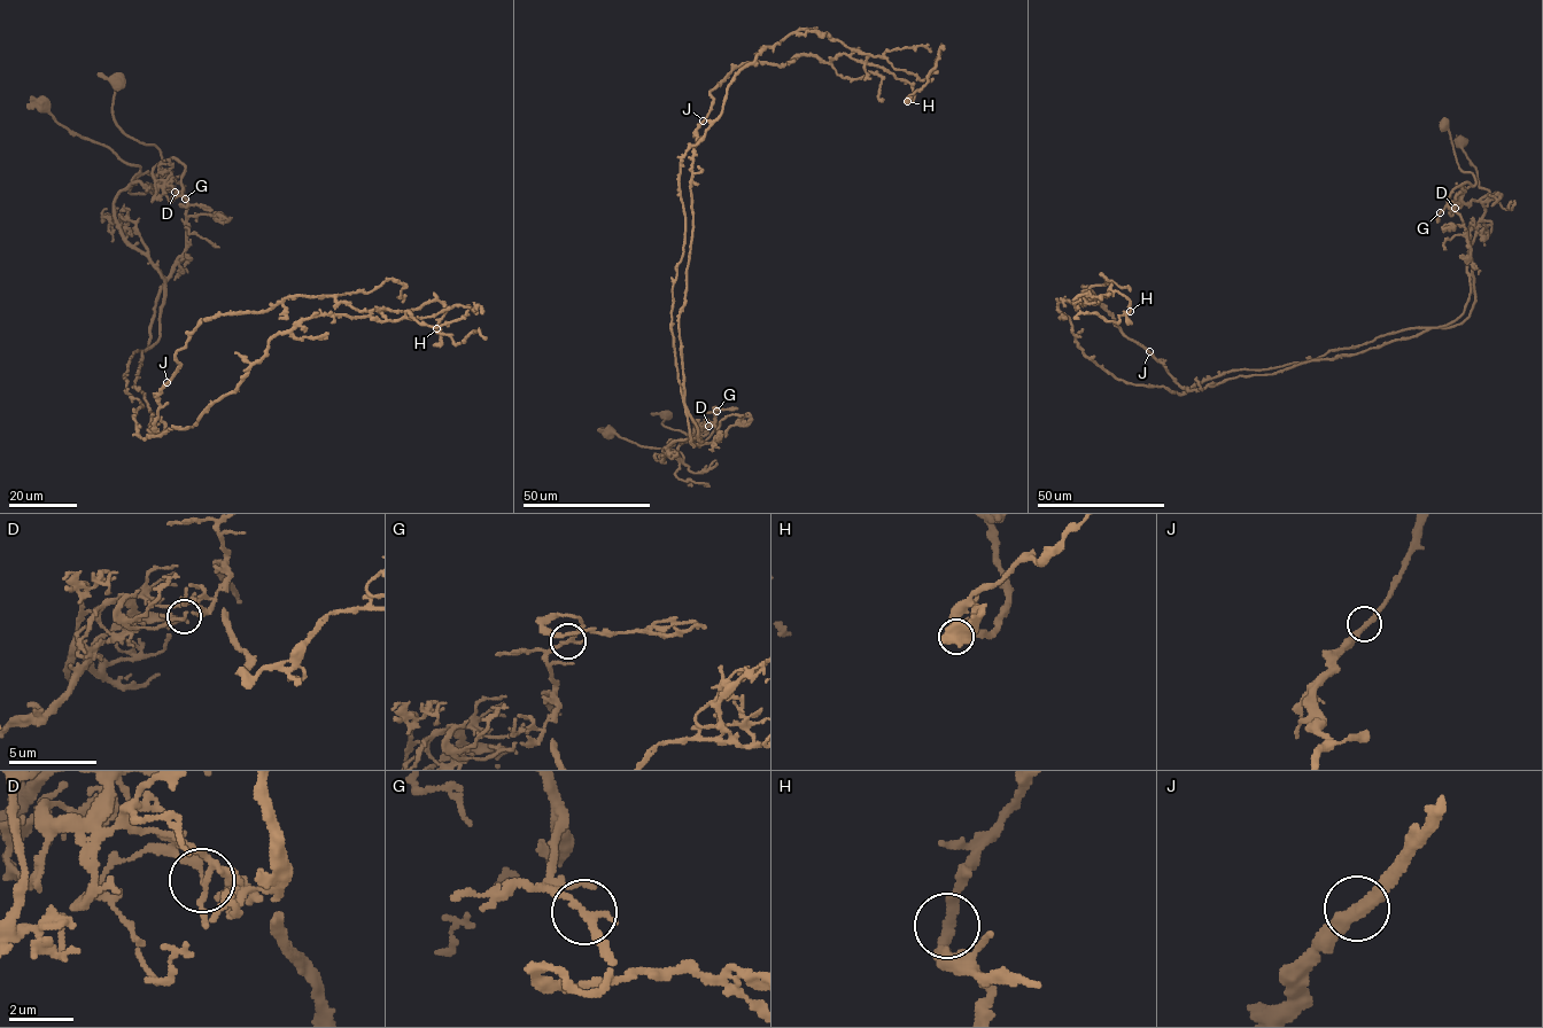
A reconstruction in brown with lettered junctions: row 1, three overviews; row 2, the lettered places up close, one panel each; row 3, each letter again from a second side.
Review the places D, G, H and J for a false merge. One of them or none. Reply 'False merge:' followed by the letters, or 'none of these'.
False merge: D

